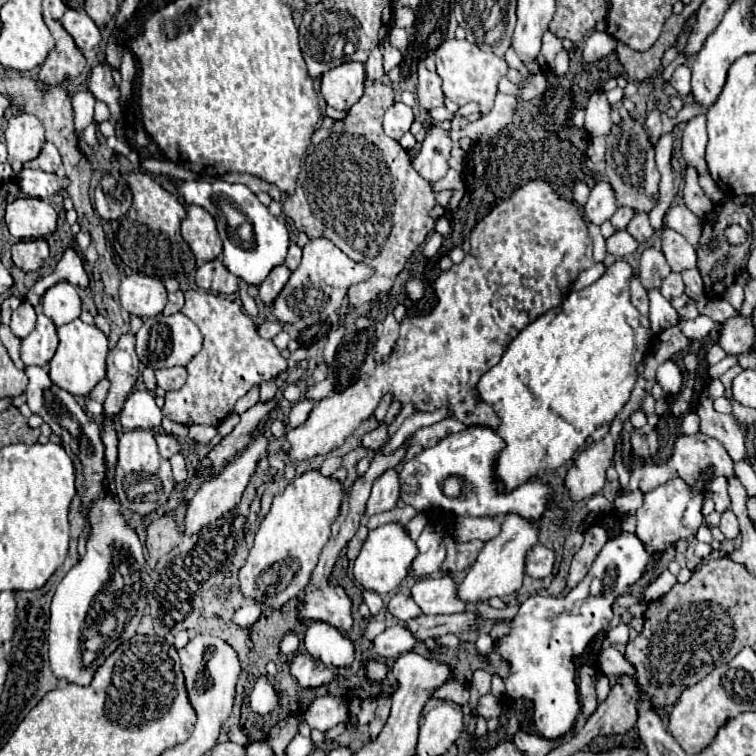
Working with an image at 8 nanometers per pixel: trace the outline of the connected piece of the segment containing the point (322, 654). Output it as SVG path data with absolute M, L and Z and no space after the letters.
M321 621L309 625L305 635L305 649L313 659L321 661L323 665L335 667L351 665L355 653L353 641L345 633Z

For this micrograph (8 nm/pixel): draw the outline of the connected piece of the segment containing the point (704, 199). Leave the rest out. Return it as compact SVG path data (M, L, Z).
M687 167L687 175L685 175L685 187L683 187L683 203L699 217L703 219L705 215L709 215L713 211L713 203L711 199L703 193L703 189L697 183L697 173L693 169Z

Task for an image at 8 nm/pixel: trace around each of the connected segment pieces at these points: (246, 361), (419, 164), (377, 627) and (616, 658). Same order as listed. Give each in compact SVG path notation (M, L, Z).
M185 291L185 305L181 309L203 333L203 349L187 365L187 381L181 389L165 395L163 415L181 425L213 425L217 427L231 411L239 397L243 397L253 385L275 379L287 369L287 361L279 355L279 349L269 339L257 335L257 327L237 301L207 293Z
M431 125L425 135L425 141L421 143L419 155L413 159L415 171L427 181L441 179L449 169L447 161L451 149L453 149L453 139L449 137L449 131Z
M371 619L369 621L369 625L367 625L367 631L365 631L365 639L369 639L369 641L373 641L383 629L385 629L387 625L385 625L385 621L379 621L379 619Z
M615 647L605 649L599 659L601 659L601 661L599 661L601 671L609 671L609 673L613 673L615 677L621 677L621 675L631 675L631 677L633 677L633 675L635 675L635 667L633 667Z

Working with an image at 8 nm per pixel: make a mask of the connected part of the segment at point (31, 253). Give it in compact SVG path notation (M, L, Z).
M45 239L19 241L11 247L13 263L23 271L37 271L49 257L49 245Z

